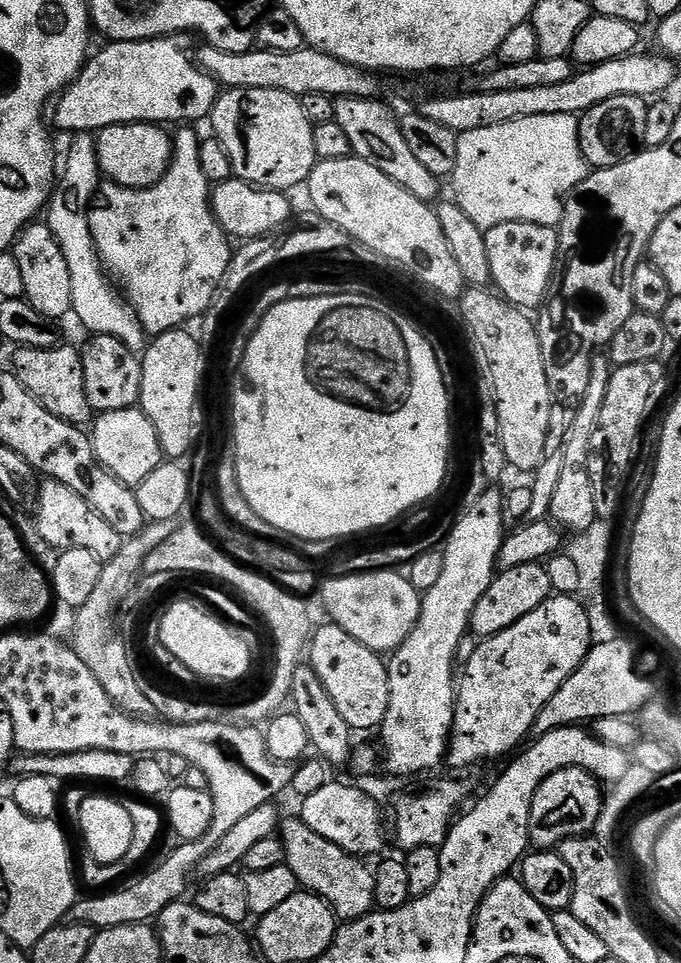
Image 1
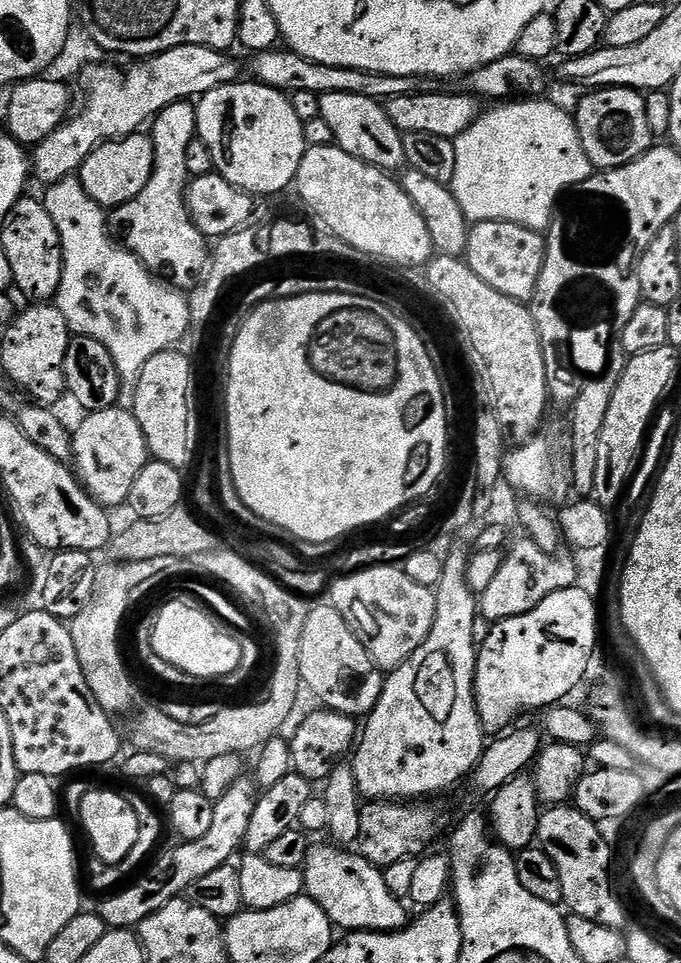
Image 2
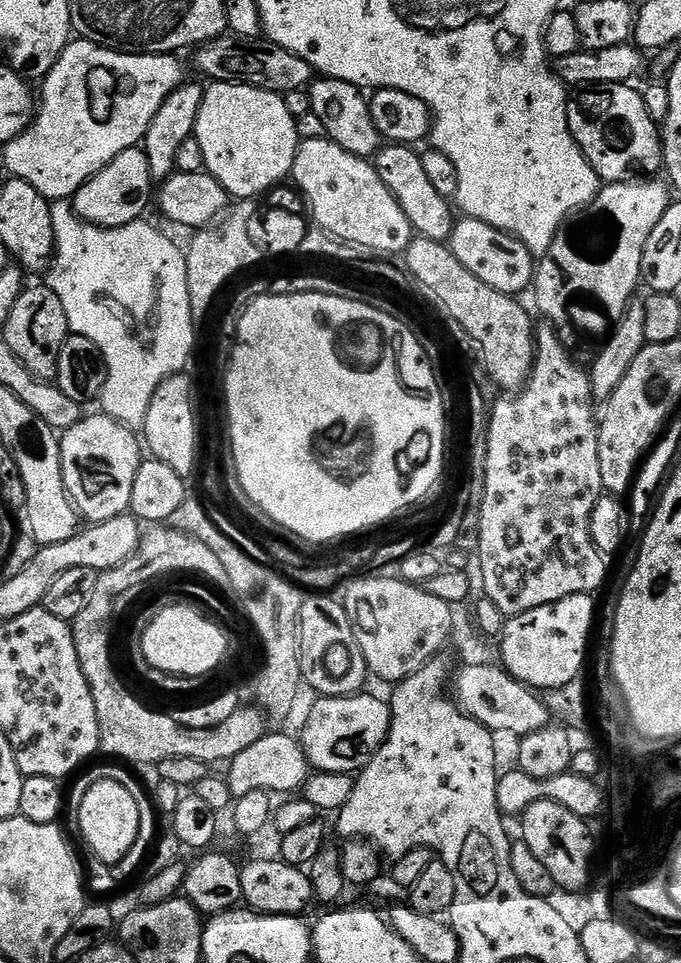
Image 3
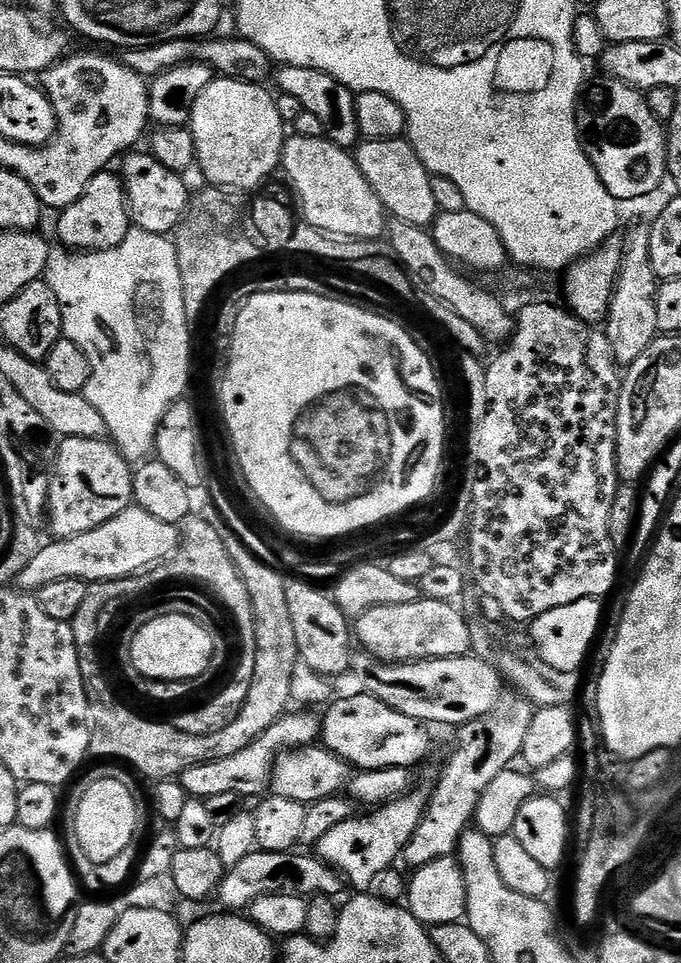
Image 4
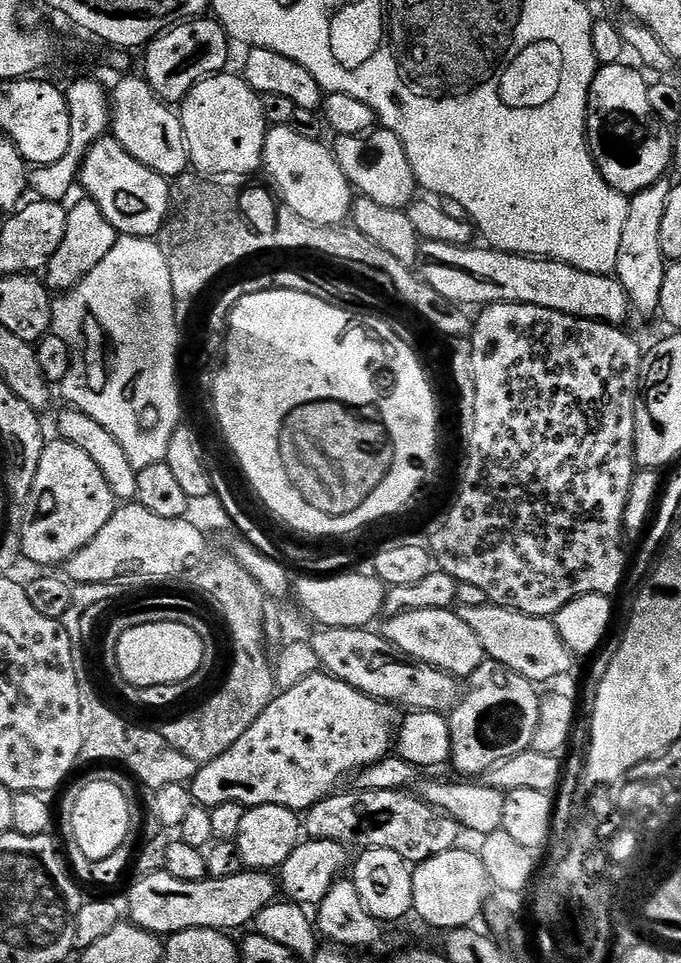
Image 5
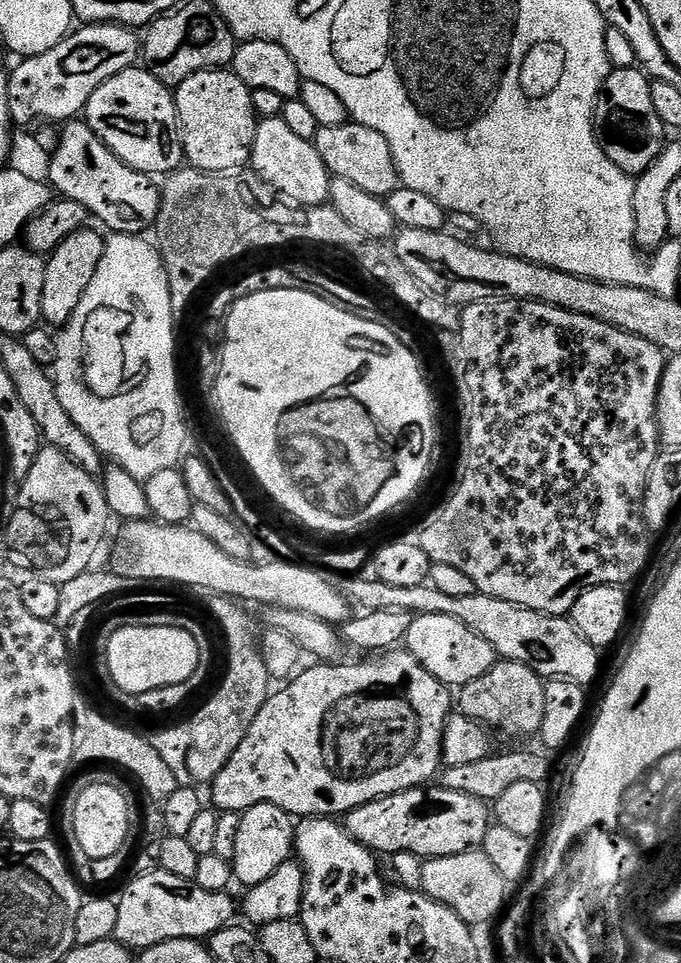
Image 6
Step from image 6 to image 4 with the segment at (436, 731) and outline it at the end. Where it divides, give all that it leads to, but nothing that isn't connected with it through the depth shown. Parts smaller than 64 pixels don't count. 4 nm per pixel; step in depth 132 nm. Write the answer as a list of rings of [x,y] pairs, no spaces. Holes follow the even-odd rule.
[[[292,710],[283,715],[280,720],[274,722],[268,730],[266,730],[252,745],[246,746],[244,750],[233,754],[228,758],[222,758],[221,761],[210,761],[205,764],[192,765],[179,776],[179,782],[189,797],[199,798],[203,801],[208,800],[214,794],[230,794],[231,792],[238,797],[247,798],[247,796],[259,797],[261,793],[269,787],[272,778],[273,764],[276,757],[281,752],[286,752],[289,749],[303,749],[308,745],[315,745],[322,736],[322,720],[319,715],[315,716],[315,711],[312,710]]]

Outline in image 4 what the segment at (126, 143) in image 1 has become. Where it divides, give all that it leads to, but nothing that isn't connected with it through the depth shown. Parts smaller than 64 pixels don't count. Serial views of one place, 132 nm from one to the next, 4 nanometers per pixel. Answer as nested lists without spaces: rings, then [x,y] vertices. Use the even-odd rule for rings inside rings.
[[[115,171],[99,172],[82,190],[78,202],[70,202],[56,220],[56,236],[63,247],[74,252],[101,252],[116,248],[134,225],[128,214],[128,199],[123,179]]]

